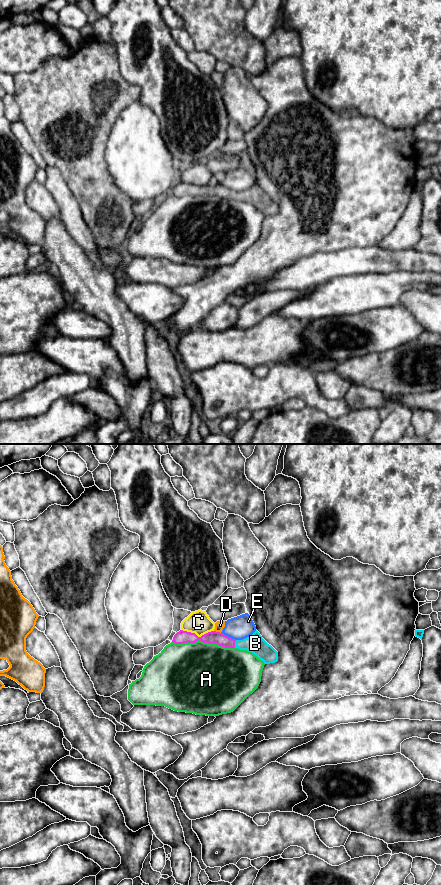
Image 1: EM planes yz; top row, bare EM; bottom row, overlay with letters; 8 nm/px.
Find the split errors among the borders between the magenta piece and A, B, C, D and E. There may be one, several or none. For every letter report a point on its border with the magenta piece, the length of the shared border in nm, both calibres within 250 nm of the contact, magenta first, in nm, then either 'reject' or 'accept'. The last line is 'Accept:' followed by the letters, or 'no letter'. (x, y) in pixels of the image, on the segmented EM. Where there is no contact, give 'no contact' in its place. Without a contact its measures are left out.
A: yz (203, 641) | 500 nm | 110/480 nm | reject
B: yz (234, 644) | 70 nm | 110/150 nm | accept
C: yz (196, 635) | 260 nm | 110/190 nm | reject
D: yz (217, 632) | 60 nm | 110/80 nm | reject
E: yz (227, 636) | 140 nm | 110/190 nm | reject
Accept: B

